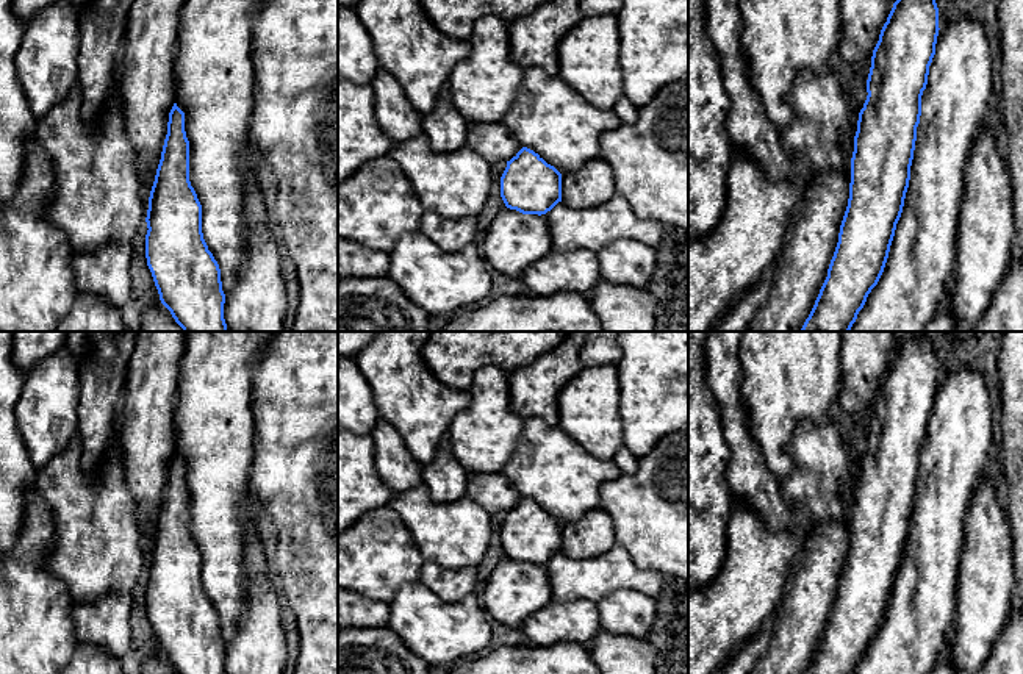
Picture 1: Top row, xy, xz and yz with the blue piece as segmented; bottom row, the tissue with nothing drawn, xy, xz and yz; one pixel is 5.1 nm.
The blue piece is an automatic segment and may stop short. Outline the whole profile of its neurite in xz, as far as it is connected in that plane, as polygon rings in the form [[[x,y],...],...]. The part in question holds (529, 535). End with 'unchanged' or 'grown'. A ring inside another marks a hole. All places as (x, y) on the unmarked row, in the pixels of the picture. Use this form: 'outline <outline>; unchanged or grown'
outline [[[502,472],[471,474],[465,496],[490,514],[507,513],[501,527],[501,547],[507,558],[541,566],[562,552],[562,524],[522,497]]]; grown

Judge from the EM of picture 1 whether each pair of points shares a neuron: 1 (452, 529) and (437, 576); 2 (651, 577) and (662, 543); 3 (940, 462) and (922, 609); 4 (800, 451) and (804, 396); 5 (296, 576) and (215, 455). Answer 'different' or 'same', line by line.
1: same
2: different
3: same
4: different
5: different

